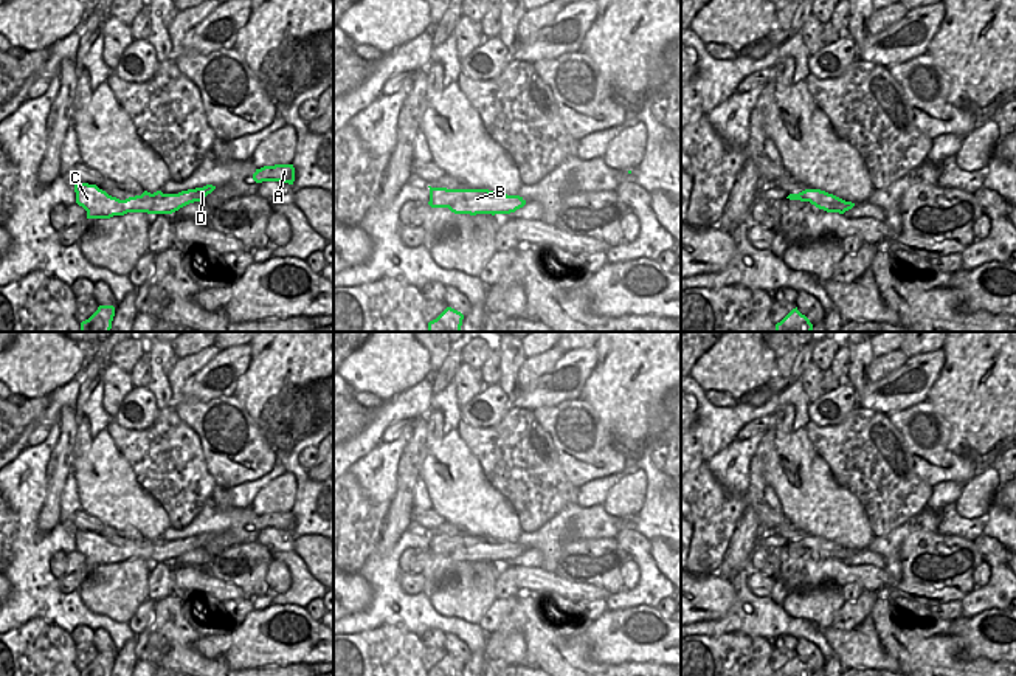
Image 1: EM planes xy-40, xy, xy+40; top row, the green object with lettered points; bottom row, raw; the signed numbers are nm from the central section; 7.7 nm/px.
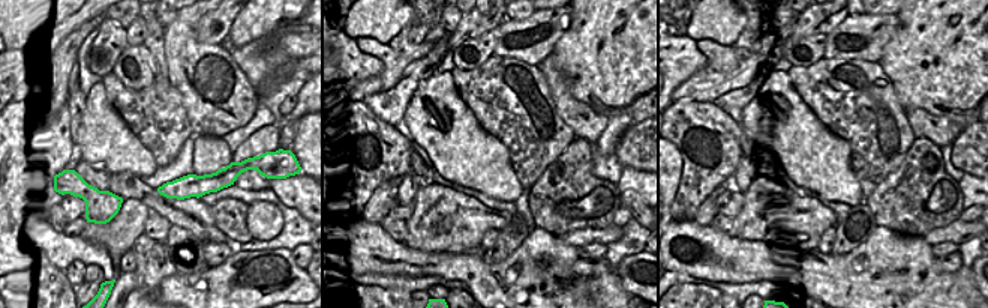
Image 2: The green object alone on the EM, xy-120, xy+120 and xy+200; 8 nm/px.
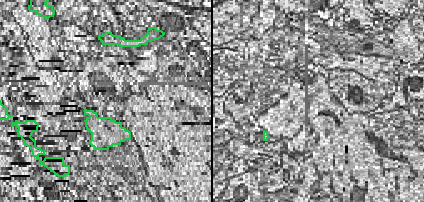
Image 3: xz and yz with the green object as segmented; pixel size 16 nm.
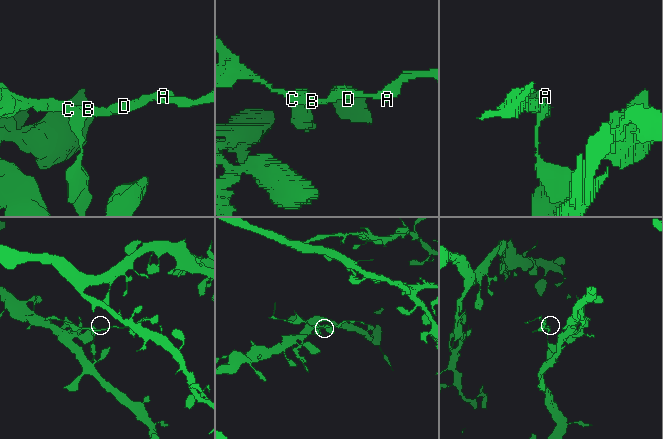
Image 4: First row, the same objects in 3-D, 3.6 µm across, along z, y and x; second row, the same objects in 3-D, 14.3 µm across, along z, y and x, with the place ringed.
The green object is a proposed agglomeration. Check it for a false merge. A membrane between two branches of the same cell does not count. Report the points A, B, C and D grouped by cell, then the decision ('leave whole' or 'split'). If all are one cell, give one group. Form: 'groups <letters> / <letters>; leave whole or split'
groups A B C D; leave whole

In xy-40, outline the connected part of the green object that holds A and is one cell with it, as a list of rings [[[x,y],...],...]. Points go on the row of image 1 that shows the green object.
[[[293,164],[264,166],[261,169],[256,169],[256,172],[253,174],[253,180],[256,183],[281,181],[281,183],[293,185],[295,167],[293,167]]]

